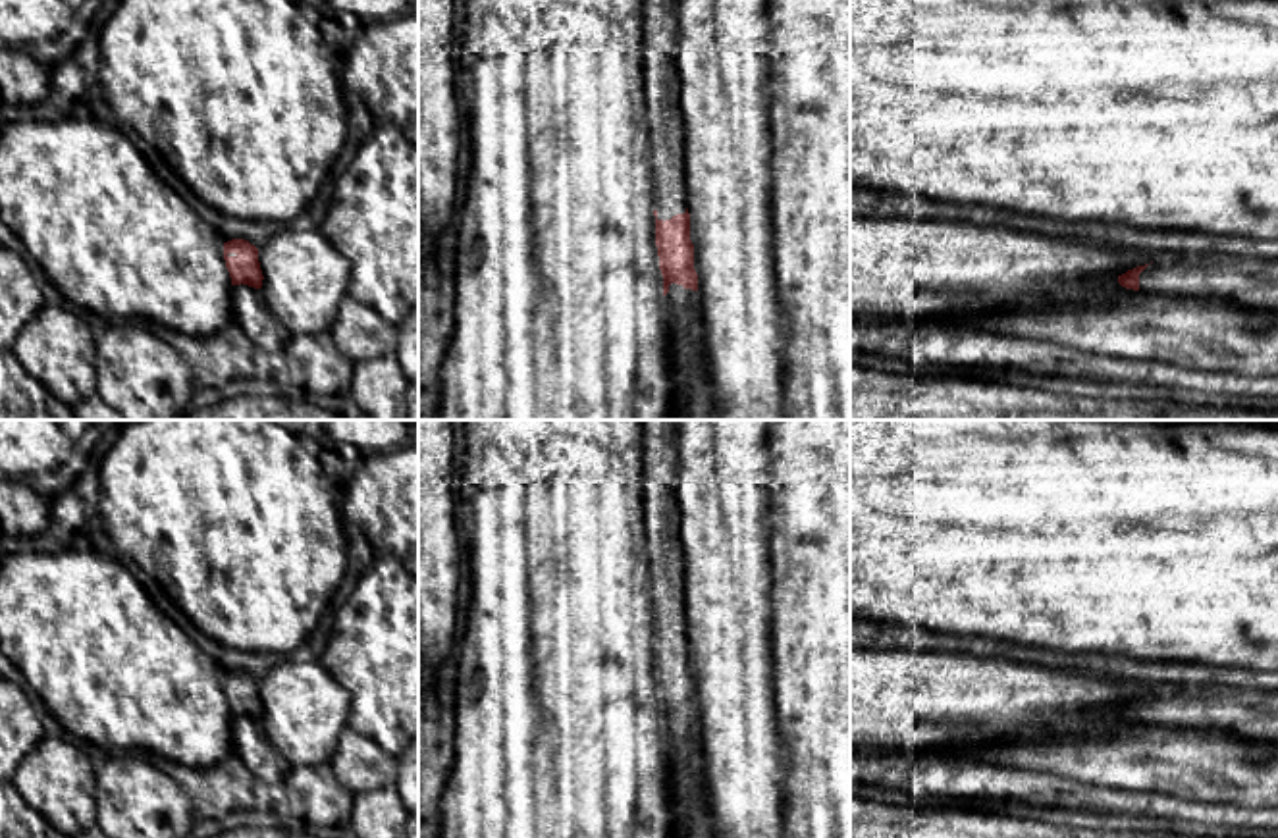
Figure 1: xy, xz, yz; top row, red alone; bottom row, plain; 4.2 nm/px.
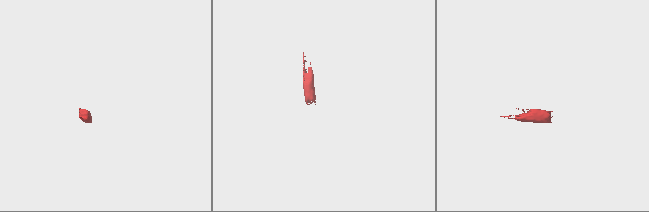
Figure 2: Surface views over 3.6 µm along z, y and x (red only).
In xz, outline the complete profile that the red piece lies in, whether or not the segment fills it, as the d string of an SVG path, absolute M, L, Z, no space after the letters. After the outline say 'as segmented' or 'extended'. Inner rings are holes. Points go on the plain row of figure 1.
M642 420L642 507L652 570L655 678L663 707L667 784L679 821L688 821L704 778L692 763L700 746L698 705L686 640L684 557L679 537L677 420Z | extended

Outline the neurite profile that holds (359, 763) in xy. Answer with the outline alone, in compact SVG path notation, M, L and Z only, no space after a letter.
M349 726L341 732L330 765L335 780L353 794L397 782L397 757Z

